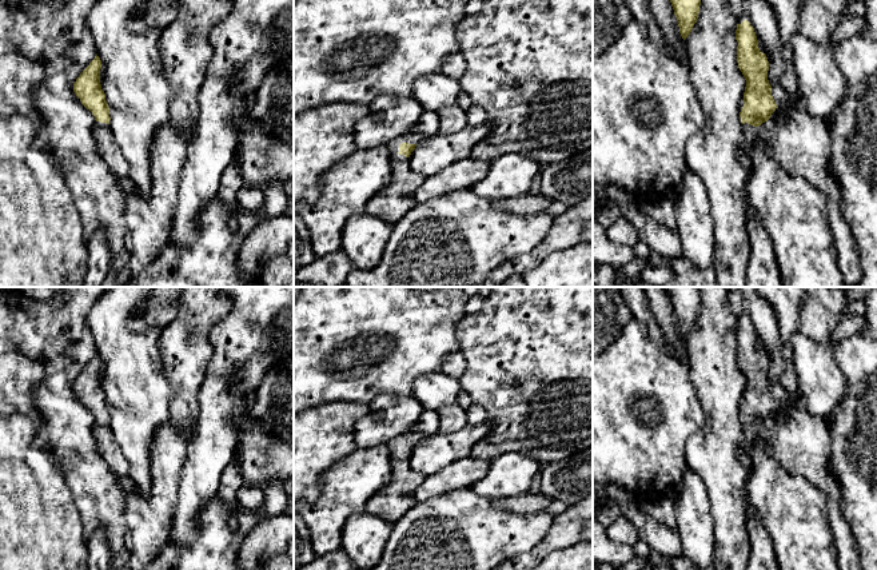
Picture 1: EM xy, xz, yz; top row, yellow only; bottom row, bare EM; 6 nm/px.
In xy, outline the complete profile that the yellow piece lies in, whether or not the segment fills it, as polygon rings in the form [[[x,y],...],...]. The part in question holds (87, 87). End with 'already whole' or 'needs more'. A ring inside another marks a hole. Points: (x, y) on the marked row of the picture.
[[[96,55],[73,83],[73,92],[95,116],[93,135],[97,141],[97,154],[117,178],[123,178],[129,174],[129,164],[121,155],[109,128],[109,107],[101,89],[100,69],[101,60]]]; needs more

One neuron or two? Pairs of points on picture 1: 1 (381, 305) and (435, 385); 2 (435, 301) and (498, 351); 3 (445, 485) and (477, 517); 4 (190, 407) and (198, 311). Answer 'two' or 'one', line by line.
1: two
2: two
3: two
4: one

